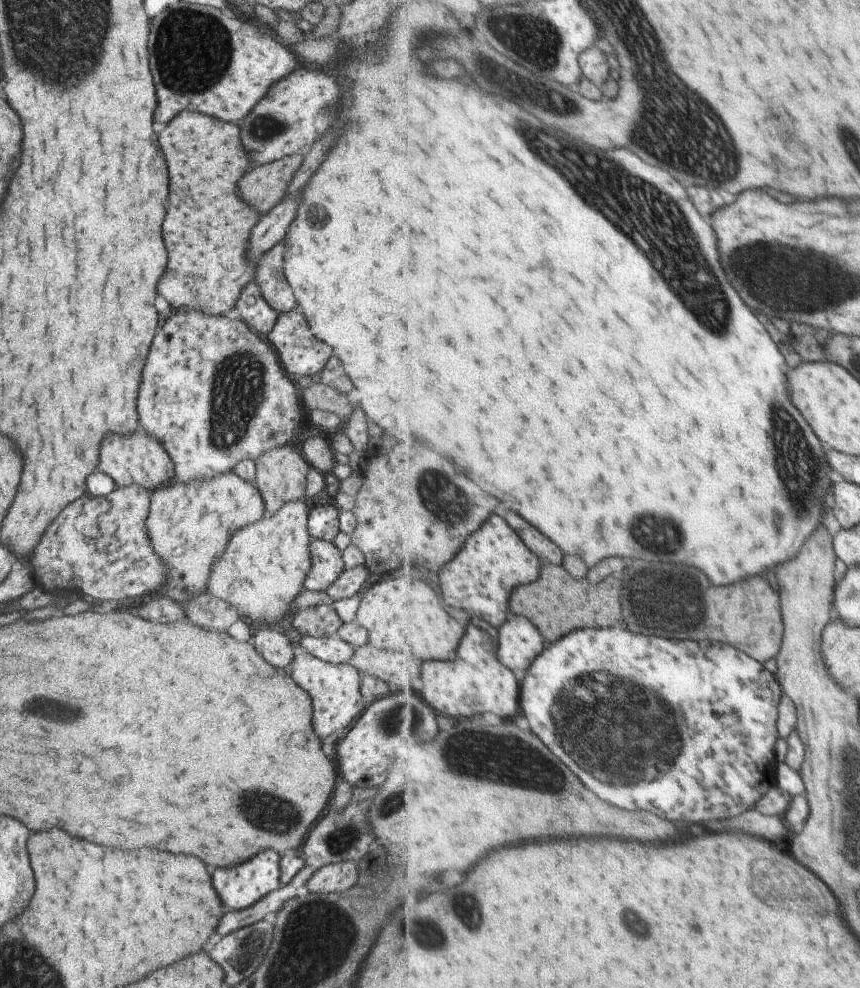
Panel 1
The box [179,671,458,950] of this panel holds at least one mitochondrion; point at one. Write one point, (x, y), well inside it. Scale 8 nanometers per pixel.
(280, 817)

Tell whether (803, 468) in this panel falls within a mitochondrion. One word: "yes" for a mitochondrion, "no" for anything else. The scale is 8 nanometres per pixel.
yes

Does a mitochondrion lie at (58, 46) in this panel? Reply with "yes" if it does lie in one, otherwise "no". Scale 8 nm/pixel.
yes

